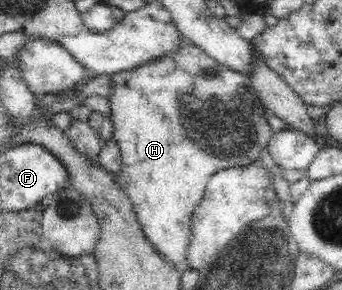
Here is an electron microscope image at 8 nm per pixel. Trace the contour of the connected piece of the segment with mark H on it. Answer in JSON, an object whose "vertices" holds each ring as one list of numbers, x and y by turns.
{"vertices":[[185,40,176,53,169,53,135,70,113,74,111,81,113,90,108,100,115,127,113,140,119,145,122,158,116,181,130,198,149,245,182,274,191,269,186,257,192,235,191,218,203,200,208,180,218,170,259,161,271,141,273,133,265,106,245,74,223,66]]}

